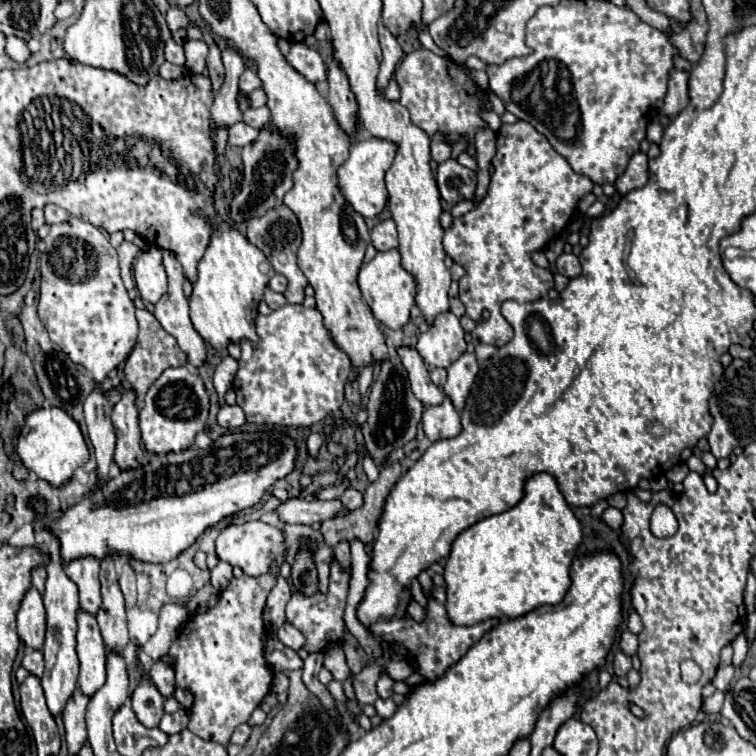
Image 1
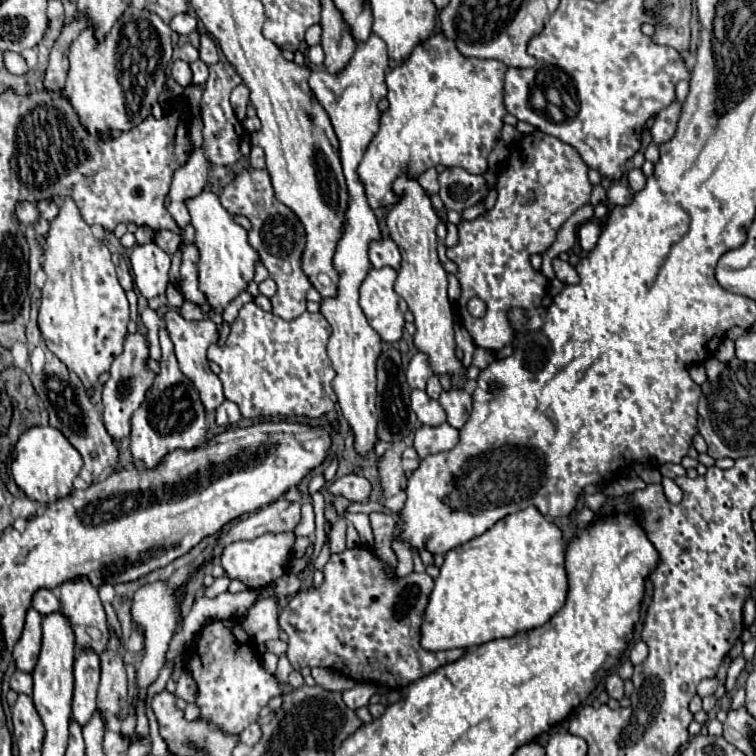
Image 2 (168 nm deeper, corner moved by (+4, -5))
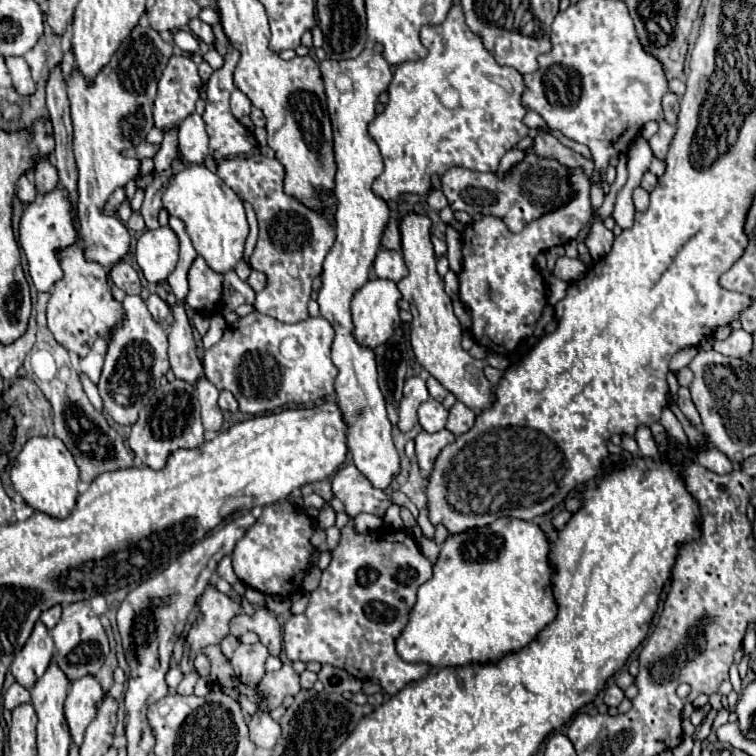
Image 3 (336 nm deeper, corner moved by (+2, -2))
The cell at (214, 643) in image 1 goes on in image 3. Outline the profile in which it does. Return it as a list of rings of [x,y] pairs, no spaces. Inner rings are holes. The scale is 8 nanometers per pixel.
[[[283,664],[281,670],[277,670],[277,672],[267,672],[259,688],[261,688],[263,692],[267,692],[265,698],[255,698],[253,692],[251,692],[247,686],[241,684],[241,692],[245,692],[245,694],[249,696],[249,700],[259,702],[259,704],[265,706],[267,710],[269,710],[269,708],[277,708],[277,706],[281,706],[281,702],[283,702],[285,696],[289,696],[289,694],[295,696],[295,694],[301,690],[301,686],[299,686],[299,674],[293,670],[291,664]]]

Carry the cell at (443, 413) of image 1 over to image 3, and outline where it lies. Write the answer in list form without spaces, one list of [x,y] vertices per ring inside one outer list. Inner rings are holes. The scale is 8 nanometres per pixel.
[[[441,430],[441,432],[435,432],[435,434],[421,432],[415,438],[415,454],[417,454],[417,462],[419,462],[419,468],[421,468],[423,478],[429,478],[439,452],[447,444],[451,444],[453,440],[455,438],[453,438],[453,434],[449,430]]]

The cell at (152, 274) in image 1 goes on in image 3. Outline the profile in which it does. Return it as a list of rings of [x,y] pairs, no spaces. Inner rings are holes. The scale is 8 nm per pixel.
[[[169,226],[147,230],[137,240],[137,264],[149,282],[161,284],[175,270],[179,258],[179,238]]]

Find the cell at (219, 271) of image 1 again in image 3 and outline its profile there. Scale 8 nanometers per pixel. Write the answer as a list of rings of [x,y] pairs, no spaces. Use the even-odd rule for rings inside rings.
[[[189,164],[185,170],[175,174],[165,188],[163,208],[169,216],[175,216],[185,224],[193,248],[205,258],[209,268],[221,274],[235,268],[235,262],[243,256],[249,224],[241,198],[217,174],[213,174],[205,164]]]

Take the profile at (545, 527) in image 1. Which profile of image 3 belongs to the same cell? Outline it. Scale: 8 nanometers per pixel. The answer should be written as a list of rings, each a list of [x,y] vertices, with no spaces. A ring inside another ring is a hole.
[[[499,518],[489,526],[449,534],[441,544],[441,554],[433,564],[433,576],[419,586],[417,602],[411,608],[409,622],[395,640],[397,654],[405,662],[425,662],[435,670],[449,666],[469,666],[499,662],[499,658],[521,650],[547,626],[557,612],[551,594],[551,566],[547,560],[549,542],[537,524]]]

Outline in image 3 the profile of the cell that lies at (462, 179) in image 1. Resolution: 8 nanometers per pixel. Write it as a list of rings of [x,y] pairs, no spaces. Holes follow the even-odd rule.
[[[529,152],[503,178],[499,178],[495,172],[479,174],[475,170],[451,168],[441,176],[441,188],[453,212],[463,210],[471,216],[477,212],[483,216],[495,216],[501,218],[511,232],[521,232],[535,218],[541,218],[543,214],[559,210],[559,206],[571,202],[575,192],[571,190],[569,178],[571,168],[559,164],[555,158],[543,158]]]

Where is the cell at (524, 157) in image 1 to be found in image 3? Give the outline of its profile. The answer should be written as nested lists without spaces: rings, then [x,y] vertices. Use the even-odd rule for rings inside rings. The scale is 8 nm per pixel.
[[[573,168],[571,170],[571,186],[577,192],[577,196],[567,206],[559,208],[557,212],[545,214],[539,220],[533,220],[519,234],[509,232],[505,228],[503,220],[499,220],[495,216],[485,216],[479,222],[471,222],[463,230],[463,234],[461,234],[461,244],[463,244],[463,270],[461,270],[461,276],[459,276],[461,302],[471,312],[471,320],[473,320],[471,332],[473,332],[473,338],[477,340],[477,344],[481,344],[483,348],[487,348],[493,354],[509,356],[509,352],[513,352],[521,340],[527,340],[533,334],[535,324],[537,324],[537,320],[543,314],[543,308],[547,304],[545,282],[543,282],[541,272],[535,268],[535,256],[539,252],[545,252],[545,250],[553,248],[553,246],[567,244],[569,240],[575,240],[579,230],[587,222],[591,222],[589,180],[587,180],[587,176],[583,174],[581,168]]]

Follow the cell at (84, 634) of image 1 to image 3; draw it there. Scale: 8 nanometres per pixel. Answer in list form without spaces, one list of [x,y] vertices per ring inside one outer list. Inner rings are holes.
[[[85,676],[69,686],[69,694],[63,706],[65,720],[71,730],[71,738],[77,746],[83,744],[85,730],[97,714],[97,704],[103,700],[103,690],[93,676]]]

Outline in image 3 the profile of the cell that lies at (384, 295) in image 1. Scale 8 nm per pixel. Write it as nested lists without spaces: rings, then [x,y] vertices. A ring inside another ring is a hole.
[[[373,278],[369,280],[353,298],[351,302],[351,316],[353,316],[353,334],[355,340],[361,346],[367,348],[377,348],[379,344],[387,342],[387,338],[391,338],[391,334],[397,330],[401,318],[399,318],[399,306],[397,300],[401,298],[399,288],[393,280],[381,280],[381,278]]]

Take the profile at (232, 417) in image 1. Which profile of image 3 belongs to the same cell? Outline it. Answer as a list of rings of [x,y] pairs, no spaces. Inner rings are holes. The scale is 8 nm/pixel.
[[[221,390],[219,406],[221,406],[221,410],[231,410],[231,412],[235,412],[235,410],[237,410],[237,400],[235,400],[235,396],[233,396],[231,392]]]

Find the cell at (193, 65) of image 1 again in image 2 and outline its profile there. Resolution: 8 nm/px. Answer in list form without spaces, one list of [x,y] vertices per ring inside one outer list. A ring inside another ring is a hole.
[[[199,59],[199,61],[193,61],[189,63],[191,71],[193,71],[193,83],[195,85],[203,85],[207,81],[207,65]]]

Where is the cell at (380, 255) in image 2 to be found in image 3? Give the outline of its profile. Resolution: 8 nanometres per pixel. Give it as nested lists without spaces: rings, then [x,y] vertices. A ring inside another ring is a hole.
[[[379,250],[373,270],[379,278],[387,278],[393,282],[399,282],[401,278],[407,276],[405,260],[403,260],[401,252],[395,252],[395,250]]]

